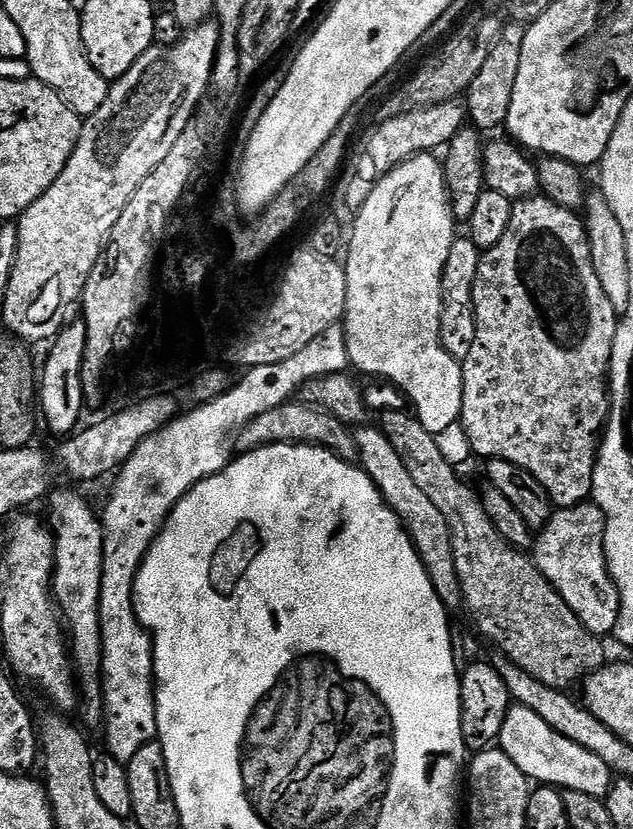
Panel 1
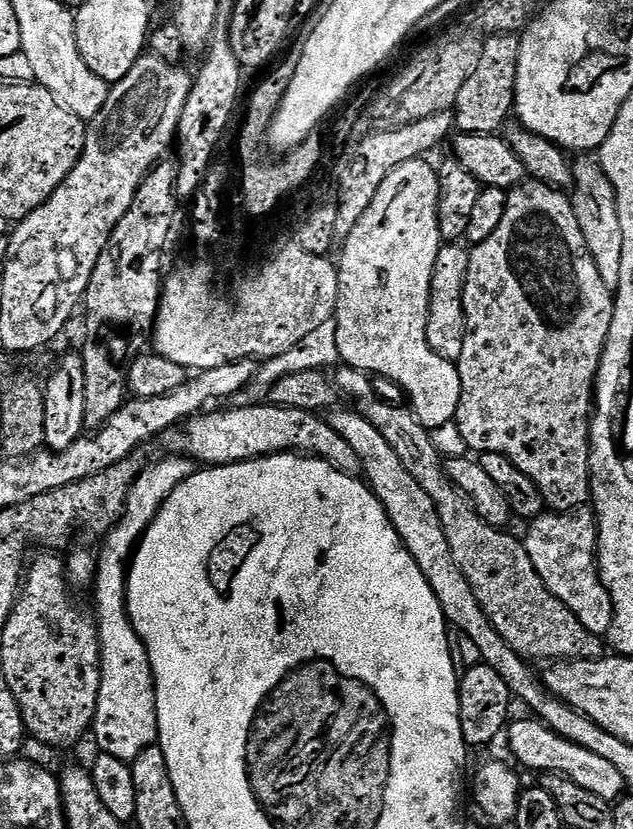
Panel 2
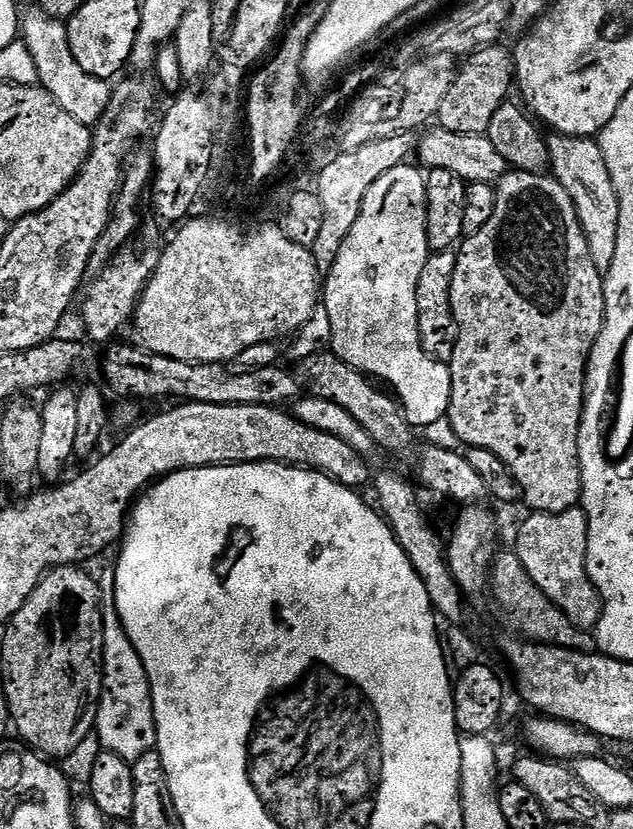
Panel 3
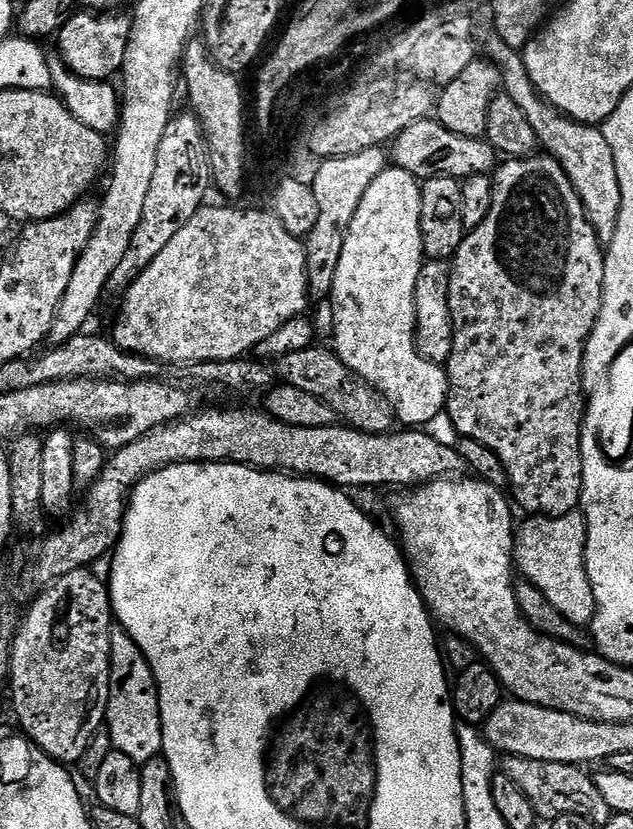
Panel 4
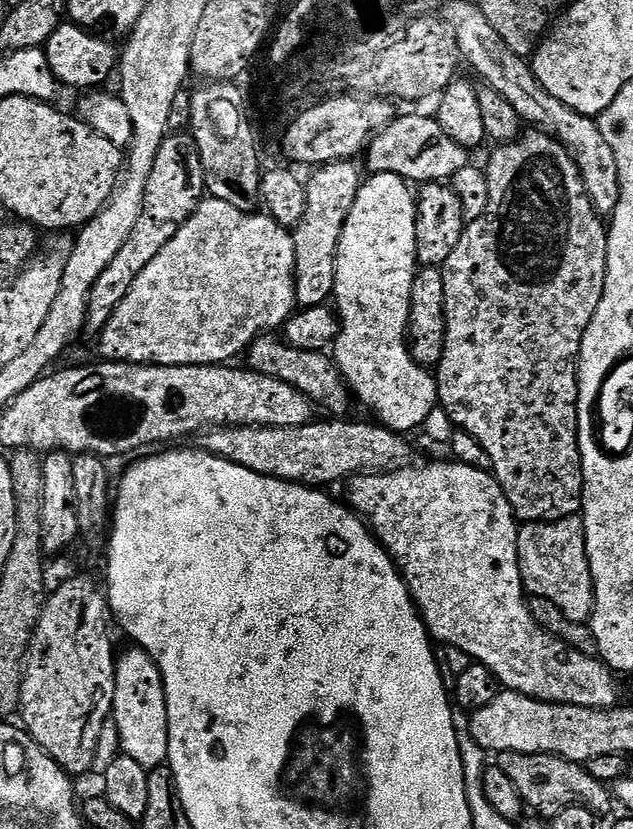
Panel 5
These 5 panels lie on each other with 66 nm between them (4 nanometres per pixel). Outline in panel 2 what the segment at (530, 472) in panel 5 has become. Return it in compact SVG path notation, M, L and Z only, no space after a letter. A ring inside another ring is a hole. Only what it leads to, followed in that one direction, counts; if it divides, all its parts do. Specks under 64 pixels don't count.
M525 179L523 184L519 184L516 188L508 192L506 198L506 214L502 214L502 222L494 230L494 234L490 234L490 238L486 238L486 242L475 245L469 251L470 266L466 270L466 286L464 287L464 317L468 323L468 333L462 342L462 358L455 361L456 369L460 375L460 401L458 402L458 410L456 411L455 423L458 430L462 430L462 438L466 438L469 449L473 453L497 452L506 458L510 458L510 462L514 462L514 466L518 466L518 470L522 470L522 474L526 474L526 478L530 478L530 482L534 482L534 486L538 486L538 490L542 494L545 505L553 512L570 512L589 503L592 494L592 467L590 466L590 454L592 453L592 417L594 415L594 397L596 394L596 375L600 373L600 359L604 356L604 347L606 346L606 338L610 334L610 322L615 312L613 304L613 289L606 286L606 282L602 282L601 275L598 274L598 266L594 266L594 258L590 258L590 250L586 246L586 238L582 238L582 230L578 226L578 218L574 218L574 210L572 209L571 199L561 189L552 188L549 184L543 184L541 180Z

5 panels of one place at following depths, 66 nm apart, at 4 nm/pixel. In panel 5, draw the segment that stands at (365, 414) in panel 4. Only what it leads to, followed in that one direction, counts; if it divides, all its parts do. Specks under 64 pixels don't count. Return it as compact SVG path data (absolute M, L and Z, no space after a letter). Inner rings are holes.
M276 334L260 336L246 350L247 367L254 372L261 372L270 378L278 378L278 382L286 382L286 386L294 386L294 390L302 390L313 405L325 408L325 413L336 418L344 418L349 414L354 397L344 382L344 376L336 366L335 359L327 351L294 349L288 341Z

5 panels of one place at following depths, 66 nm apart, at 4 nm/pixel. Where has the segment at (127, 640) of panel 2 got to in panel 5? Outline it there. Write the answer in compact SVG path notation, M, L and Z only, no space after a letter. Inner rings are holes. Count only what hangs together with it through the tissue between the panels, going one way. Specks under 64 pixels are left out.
M128 646L124 653L119 653L116 662L116 685L112 699L111 723L116 723L116 736L120 739L119 751L134 758L138 766L146 769L165 767L168 758L168 719L166 718L166 690L158 666L143 650Z

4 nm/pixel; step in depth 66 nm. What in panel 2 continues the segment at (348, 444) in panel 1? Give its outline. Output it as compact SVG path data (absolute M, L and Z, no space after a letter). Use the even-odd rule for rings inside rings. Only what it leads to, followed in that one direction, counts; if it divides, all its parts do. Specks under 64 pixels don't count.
M271 402L249 404L247 408L229 407L229 412L210 412L192 415L167 433L173 453L191 458L204 466L240 464L243 460L258 460L262 456L277 456L279 452L307 454L324 460L330 466L354 477L361 475L358 454L329 426L323 415L306 410L283 408Z

